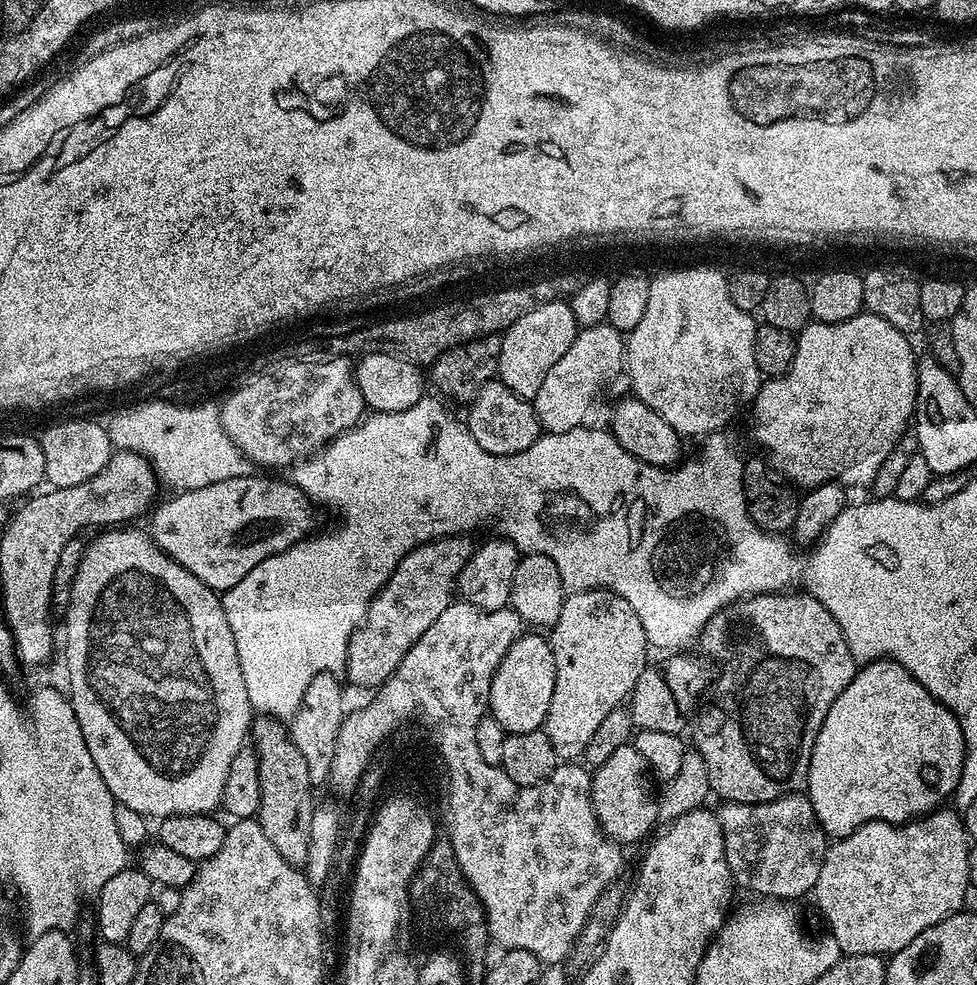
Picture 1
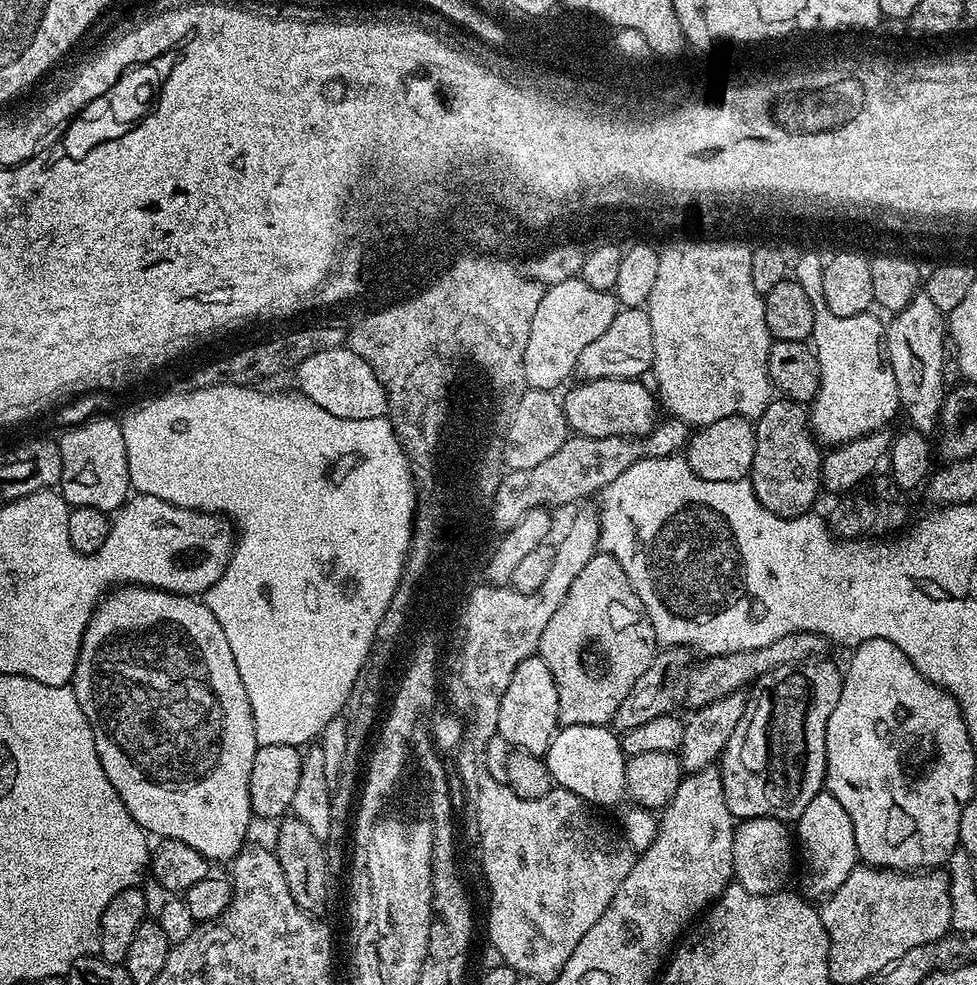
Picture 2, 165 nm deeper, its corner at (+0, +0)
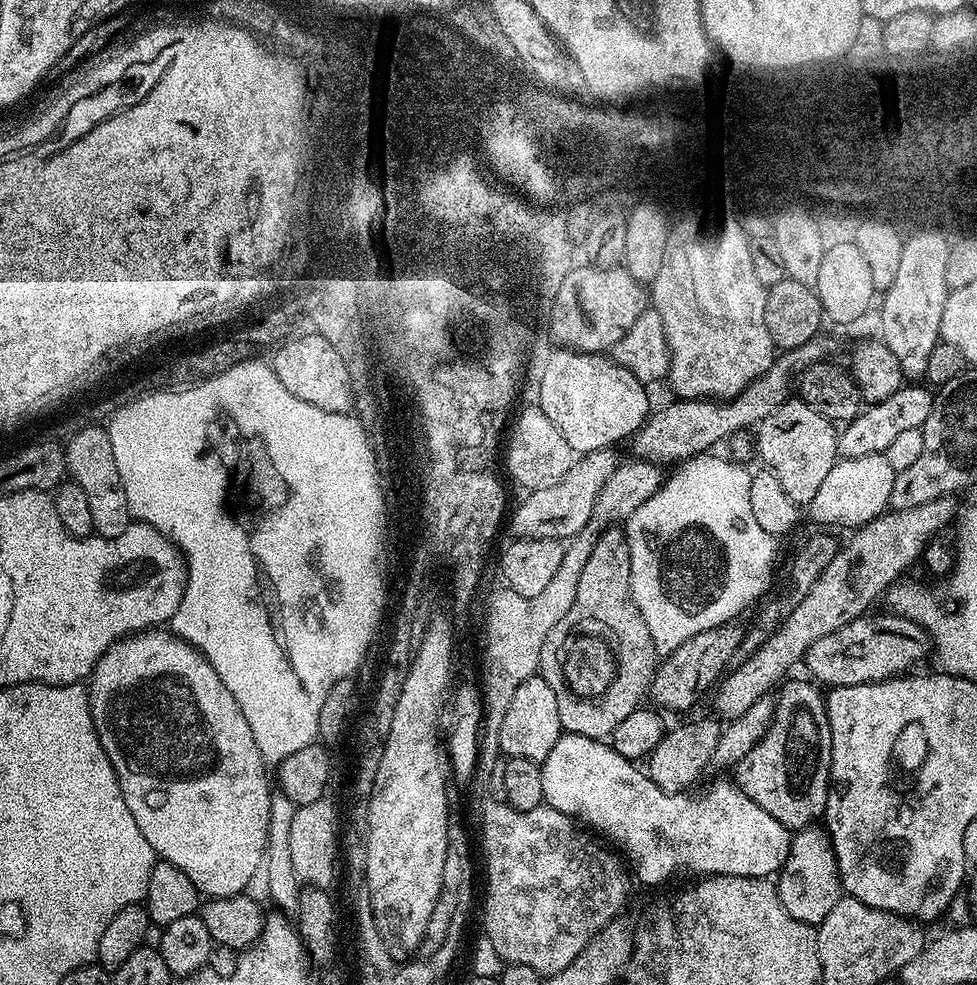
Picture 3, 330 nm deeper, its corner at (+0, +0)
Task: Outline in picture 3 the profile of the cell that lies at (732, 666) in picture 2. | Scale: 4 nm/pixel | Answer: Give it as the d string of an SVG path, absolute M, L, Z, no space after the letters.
M865 614L863 616L858 617L856 620L850 621L846 626L842 626L838 630L834 630L830 634L826 634L826 638L818 638L818 642L814 642L814 646L810 646L810 650L807 654L804 655L804 659L802 661L803 667L808 667L807 675L811 677L813 681L817 685L825 686L824 684L828 684L827 687L829 689L834 688L845 688L846 686L858 686L859 684L873 684L876 680L890 680L901 674L907 673L909 671L908 668L911 664L916 664L920 659L923 658L924 655L929 655L930 652L930 637L924 629L918 627L914 622L910 622L909 620L904 619L903 616L898 616L895 614L887 614L888 616L872 616L873 614Z

